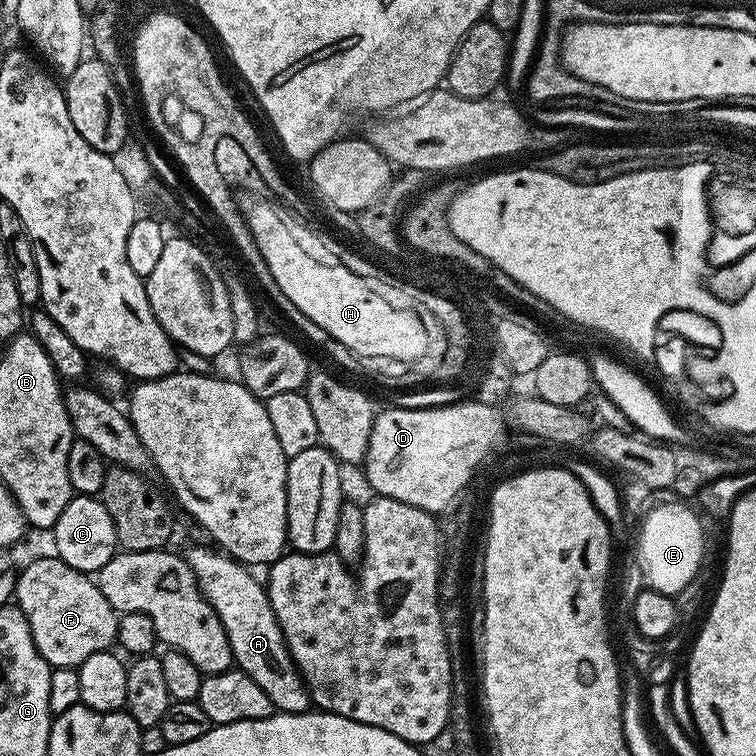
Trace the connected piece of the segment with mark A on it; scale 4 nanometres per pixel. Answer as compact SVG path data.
M192 548L186 552L186 559L192 567L192 573L196 575L196 584L200 591L220 615L220 621L228 631L235 667L254 682L258 682L258 686L262 686L262 694L270 698L277 713L297 714L309 711L308 685L288 651L288 641L284 639L284 632L276 620L265 585L261 581L259 584L248 573L251 571L239 561L216 552Z

